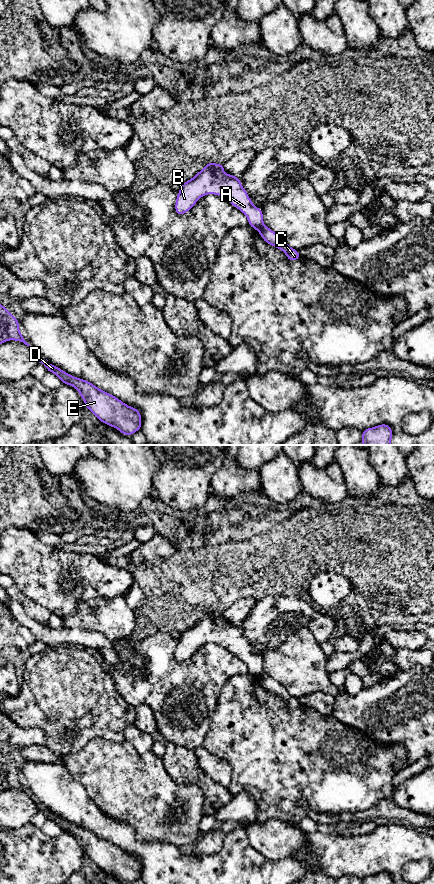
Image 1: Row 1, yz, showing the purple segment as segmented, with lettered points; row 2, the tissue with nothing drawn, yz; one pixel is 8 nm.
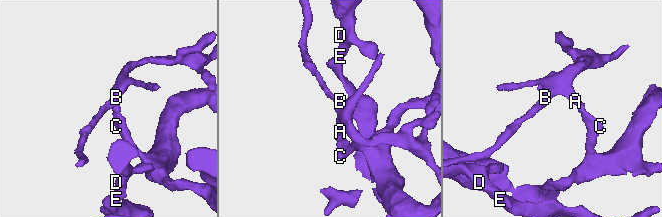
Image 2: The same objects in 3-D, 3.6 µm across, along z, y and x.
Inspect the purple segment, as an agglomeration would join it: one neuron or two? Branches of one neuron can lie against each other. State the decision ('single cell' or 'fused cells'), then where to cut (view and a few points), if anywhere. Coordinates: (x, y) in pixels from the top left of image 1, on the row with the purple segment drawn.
fused cells | yz (263, 224), (257, 229)

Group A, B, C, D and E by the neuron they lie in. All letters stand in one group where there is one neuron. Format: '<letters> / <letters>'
A B / C D E

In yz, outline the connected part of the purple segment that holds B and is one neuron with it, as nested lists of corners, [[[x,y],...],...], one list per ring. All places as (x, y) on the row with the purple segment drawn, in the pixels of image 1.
[[[207,163],[192,179],[181,183],[175,203],[176,213],[181,216],[188,212],[202,196],[215,194],[227,199],[243,212],[249,226],[258,230],[264,225],[262,210],[253,205],[238,177],[223,172],[224,166],[225,164]]]

